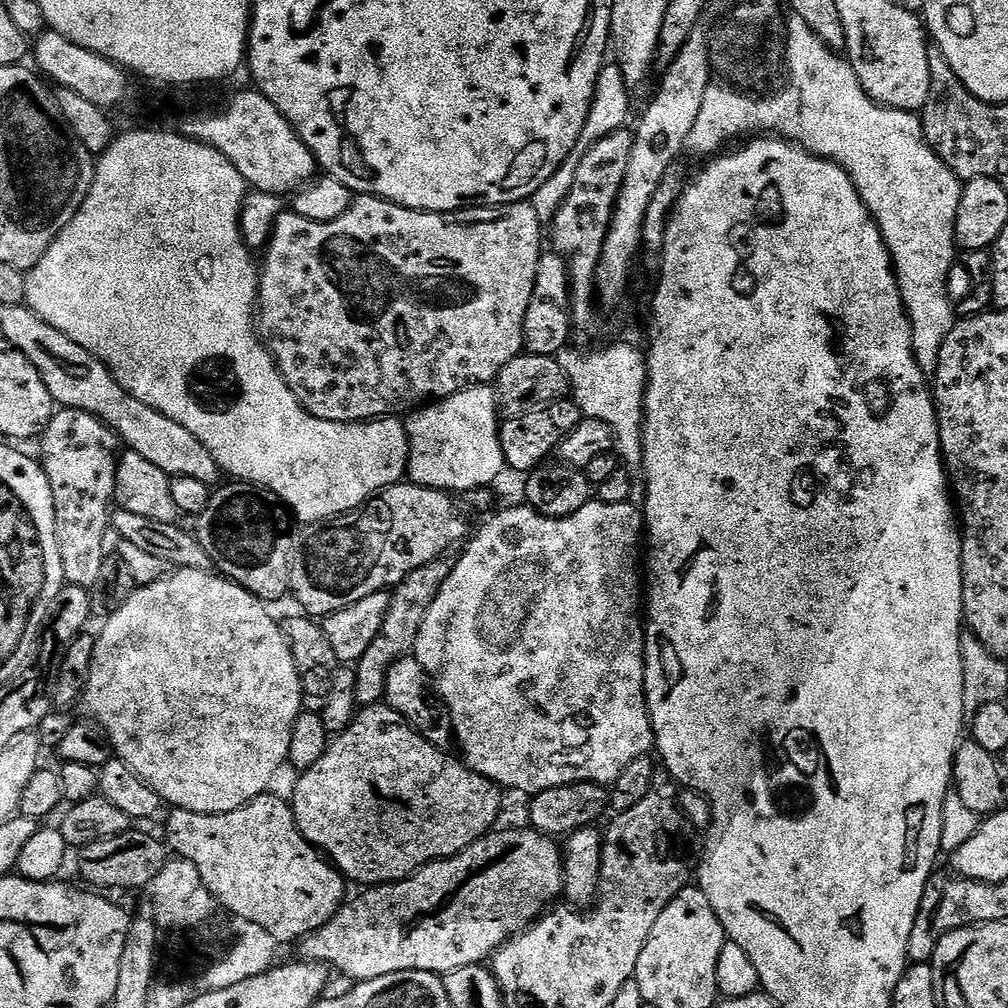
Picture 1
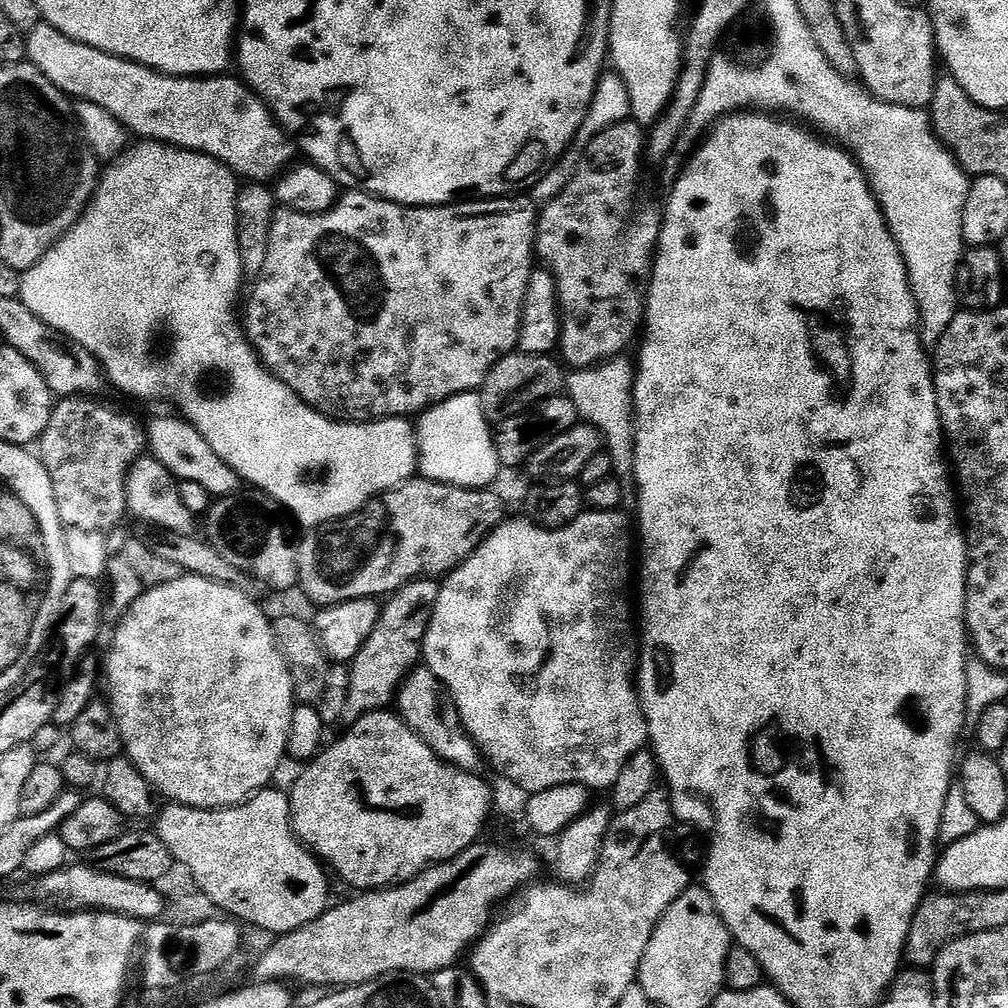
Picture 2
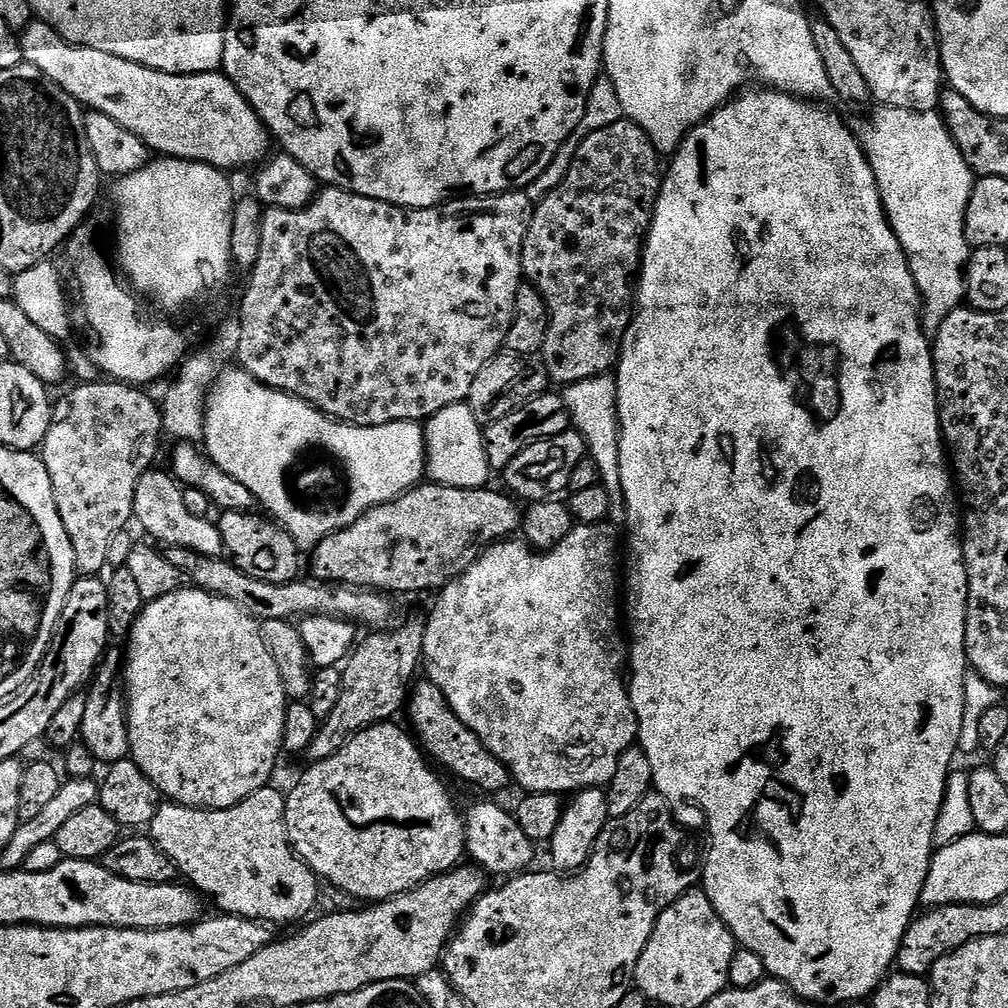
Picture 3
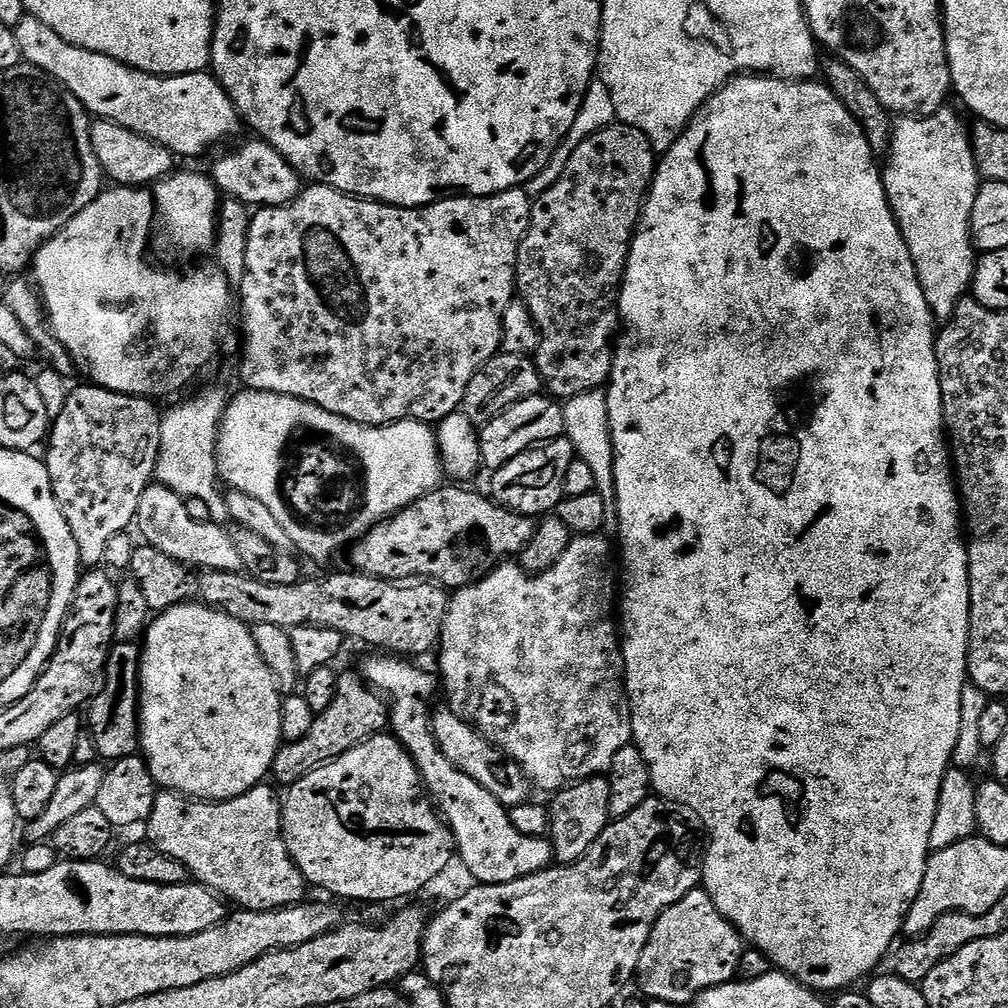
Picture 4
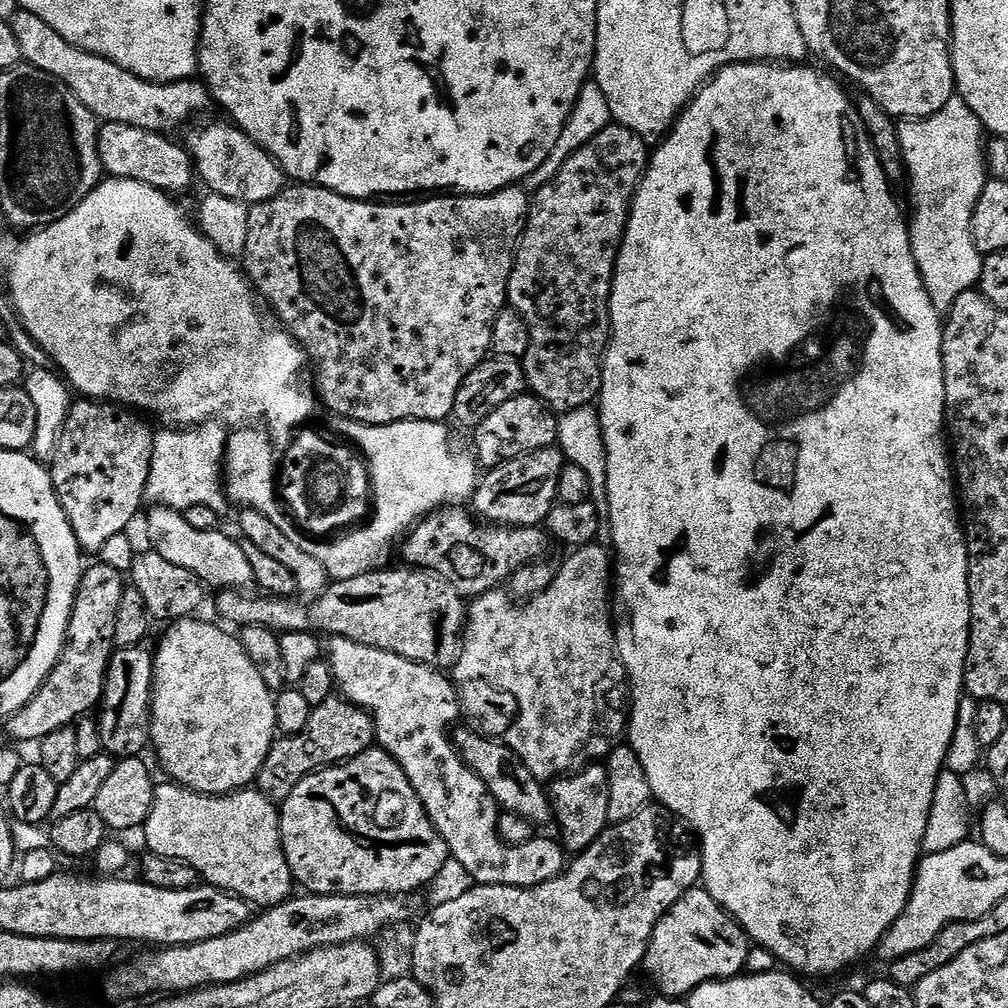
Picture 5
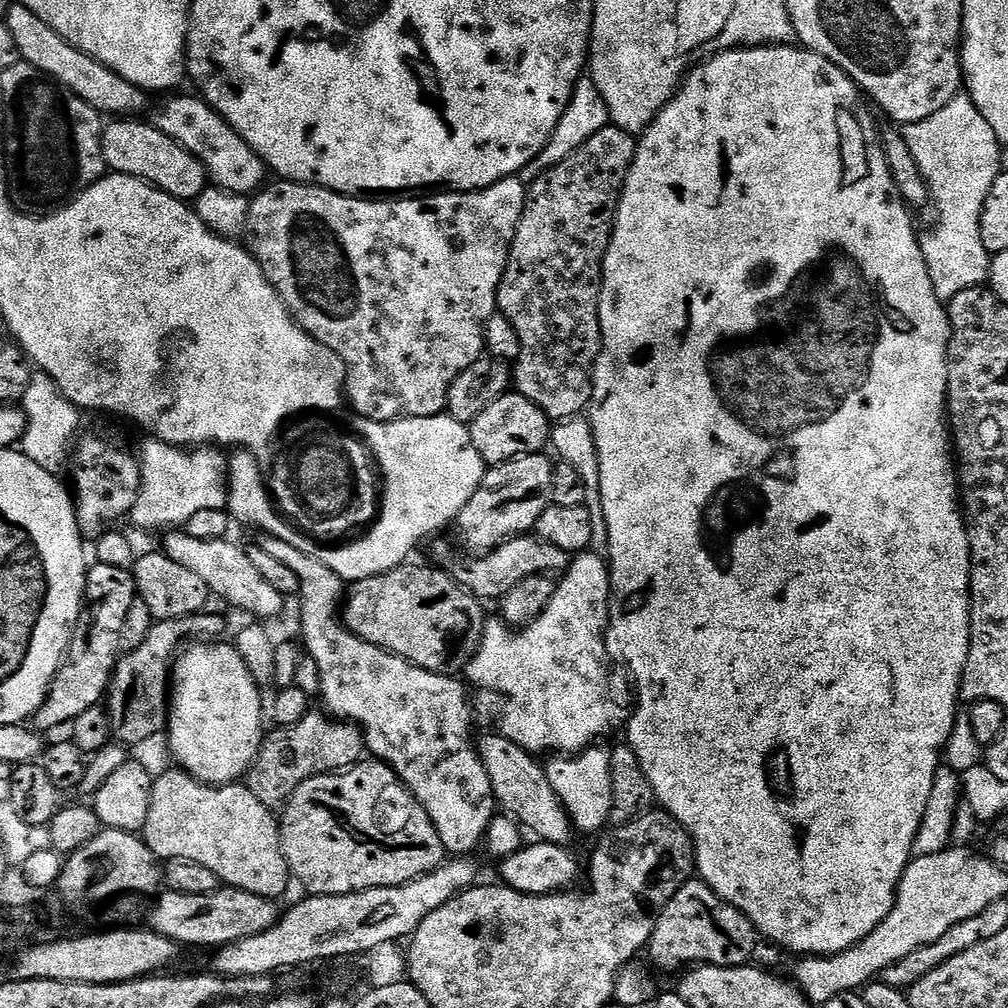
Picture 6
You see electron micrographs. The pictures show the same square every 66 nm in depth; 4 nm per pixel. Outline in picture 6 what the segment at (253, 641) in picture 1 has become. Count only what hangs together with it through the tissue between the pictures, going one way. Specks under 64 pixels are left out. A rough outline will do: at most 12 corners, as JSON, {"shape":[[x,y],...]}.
{"shape":[[231,643],[174,664],[166,737],[179,771],[235,784],[266,700]]}

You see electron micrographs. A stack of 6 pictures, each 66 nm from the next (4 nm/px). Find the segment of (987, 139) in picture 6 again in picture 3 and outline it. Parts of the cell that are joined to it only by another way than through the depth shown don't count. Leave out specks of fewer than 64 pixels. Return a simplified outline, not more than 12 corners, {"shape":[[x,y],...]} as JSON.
{"shape":[[939,111],[855,129],[935,334],[966,300],[974,177]]}

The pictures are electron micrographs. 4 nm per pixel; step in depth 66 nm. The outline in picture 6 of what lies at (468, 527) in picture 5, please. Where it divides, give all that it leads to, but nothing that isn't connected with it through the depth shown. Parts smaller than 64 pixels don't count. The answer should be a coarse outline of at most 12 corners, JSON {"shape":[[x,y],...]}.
{"shape":[[535,534],[493,552],[452,556],[435,563],[484,602],[498,602],[526,578],[563,574],[570,553]]}

